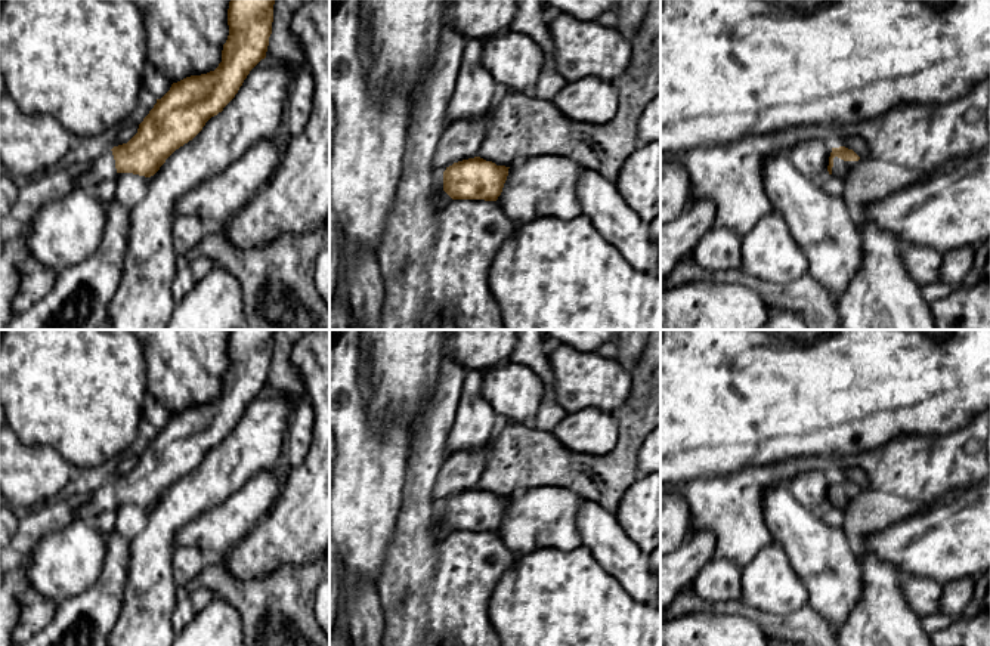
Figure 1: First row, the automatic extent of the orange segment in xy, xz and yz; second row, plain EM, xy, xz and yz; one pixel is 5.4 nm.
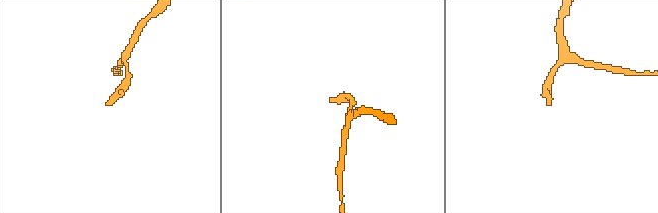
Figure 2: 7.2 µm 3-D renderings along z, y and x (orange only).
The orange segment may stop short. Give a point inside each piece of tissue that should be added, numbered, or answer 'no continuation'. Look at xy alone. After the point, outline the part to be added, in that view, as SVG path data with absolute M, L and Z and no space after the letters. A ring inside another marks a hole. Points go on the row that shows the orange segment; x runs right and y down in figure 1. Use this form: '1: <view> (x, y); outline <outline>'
1: xy (102, 167); outline M108 149L89 163L89 170L75 179L75 185L87 192L93 192L102 180L114 180L117 174L112 151Z

